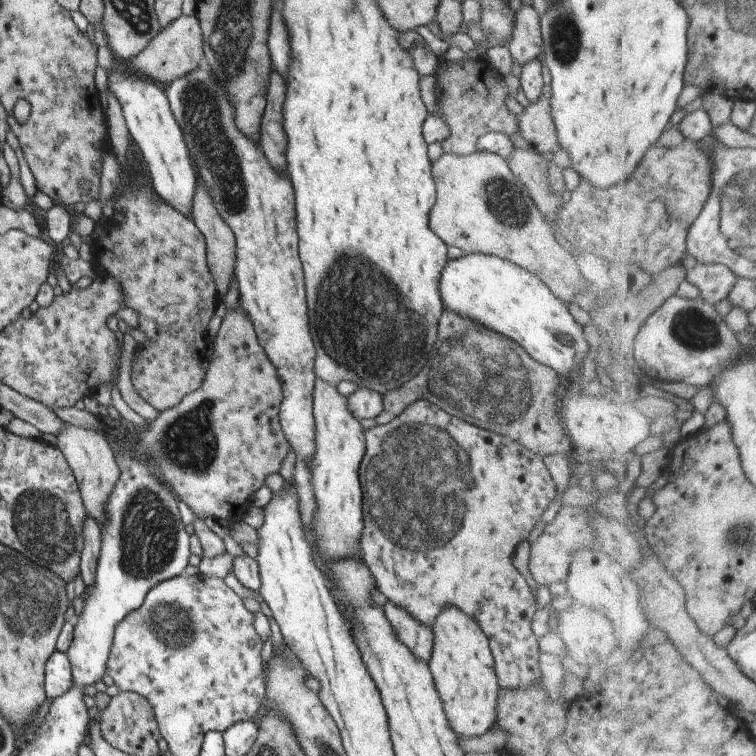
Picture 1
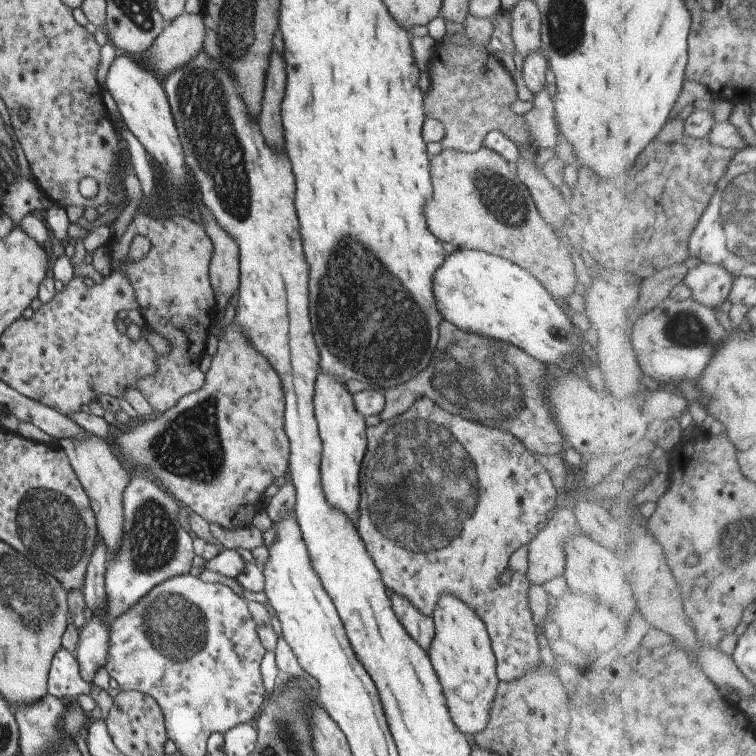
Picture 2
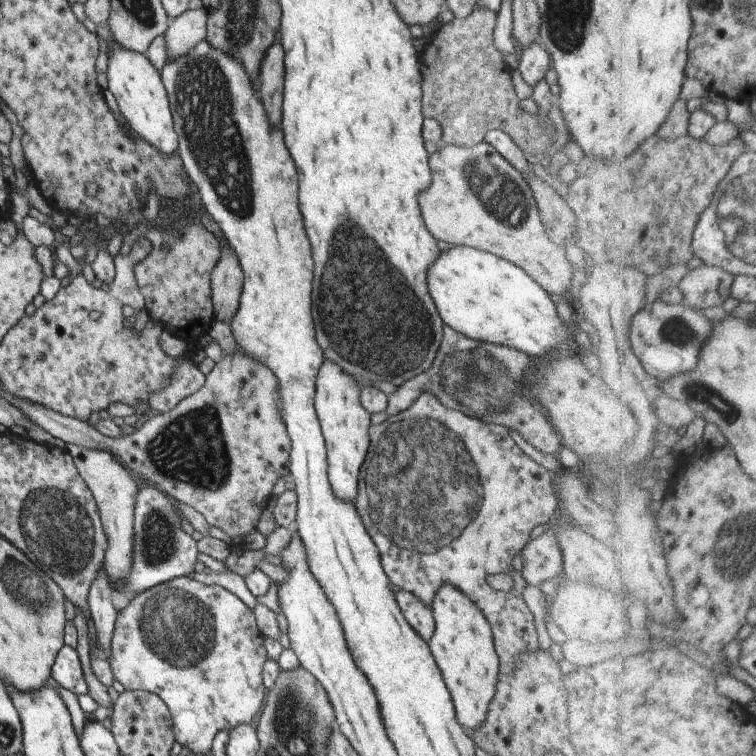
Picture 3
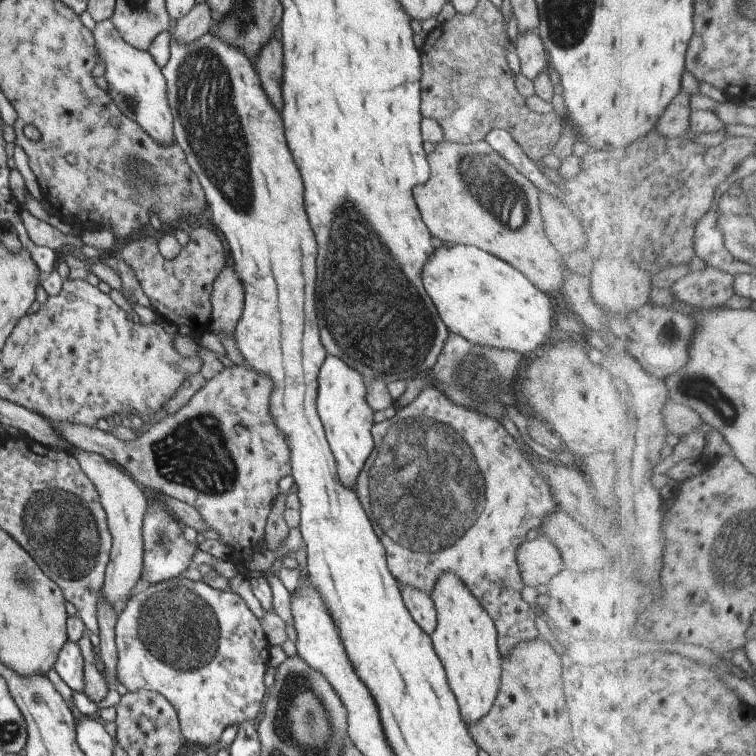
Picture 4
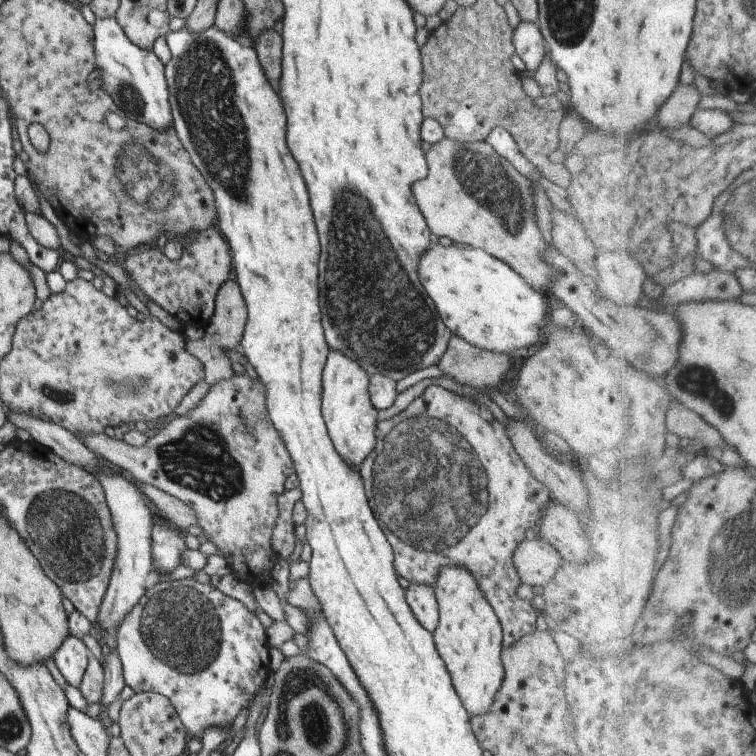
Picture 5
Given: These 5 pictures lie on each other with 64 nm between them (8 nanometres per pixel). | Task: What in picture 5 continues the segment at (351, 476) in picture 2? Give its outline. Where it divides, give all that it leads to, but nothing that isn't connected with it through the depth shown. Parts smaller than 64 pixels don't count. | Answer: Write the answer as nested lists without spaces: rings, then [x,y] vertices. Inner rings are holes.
[[[339,352],[327,354],[321,374],[321,416],[335,452],[353,470],[358,470],[360,462],[375,444],[377,410],[371,406],[368,386],[368,373],[355,360],[349,360]]]

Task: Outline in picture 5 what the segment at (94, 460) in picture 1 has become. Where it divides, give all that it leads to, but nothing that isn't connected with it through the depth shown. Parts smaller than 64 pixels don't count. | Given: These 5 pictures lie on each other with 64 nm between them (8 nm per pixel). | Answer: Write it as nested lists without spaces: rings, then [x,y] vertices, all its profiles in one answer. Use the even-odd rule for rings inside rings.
[[[114,470],[113,476],[105,472],[95,472],[94,478],[103,488],[105,504],[111,514],[111,524],[117,536],[117,552],[113,560],[113,570],[107,582],[107,590],[103,595],[102,601],[97,610],[98,627],[112,632],[117,630],[119,622],[129,614],[129,610],[139,602],[139,598],[145,594],[145,578],[153,569],[151,564],[151,521],[154,511],[147,502],[141,491],[137,490],[136,483],[129,482],[120,477],[117,470]]]

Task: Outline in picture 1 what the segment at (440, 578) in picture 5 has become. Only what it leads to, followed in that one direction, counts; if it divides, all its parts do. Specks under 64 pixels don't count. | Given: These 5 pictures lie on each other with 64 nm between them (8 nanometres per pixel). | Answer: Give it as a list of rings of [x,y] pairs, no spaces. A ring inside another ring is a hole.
[[[443,608],[437,620],[433,620],[431,660],[428,662],[449,728],[461,737],[478,737],[488,731],[495,722],[498,684],[487,636],[481,632],[479,624],[467,618],[467,614],[457,612],[457,608]]]

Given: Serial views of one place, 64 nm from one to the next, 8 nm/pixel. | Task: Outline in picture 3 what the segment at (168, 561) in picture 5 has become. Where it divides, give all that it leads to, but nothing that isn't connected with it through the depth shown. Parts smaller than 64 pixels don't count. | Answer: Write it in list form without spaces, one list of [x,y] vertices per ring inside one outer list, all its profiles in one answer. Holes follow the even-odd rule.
[[[139,482],[133,500],[133,542],[131,568],[112,590],[119,594],[137,594],[160,583],[193,571],[197,559],[196,542],[181,529],[180,515],[172,500],[155,485]]]

